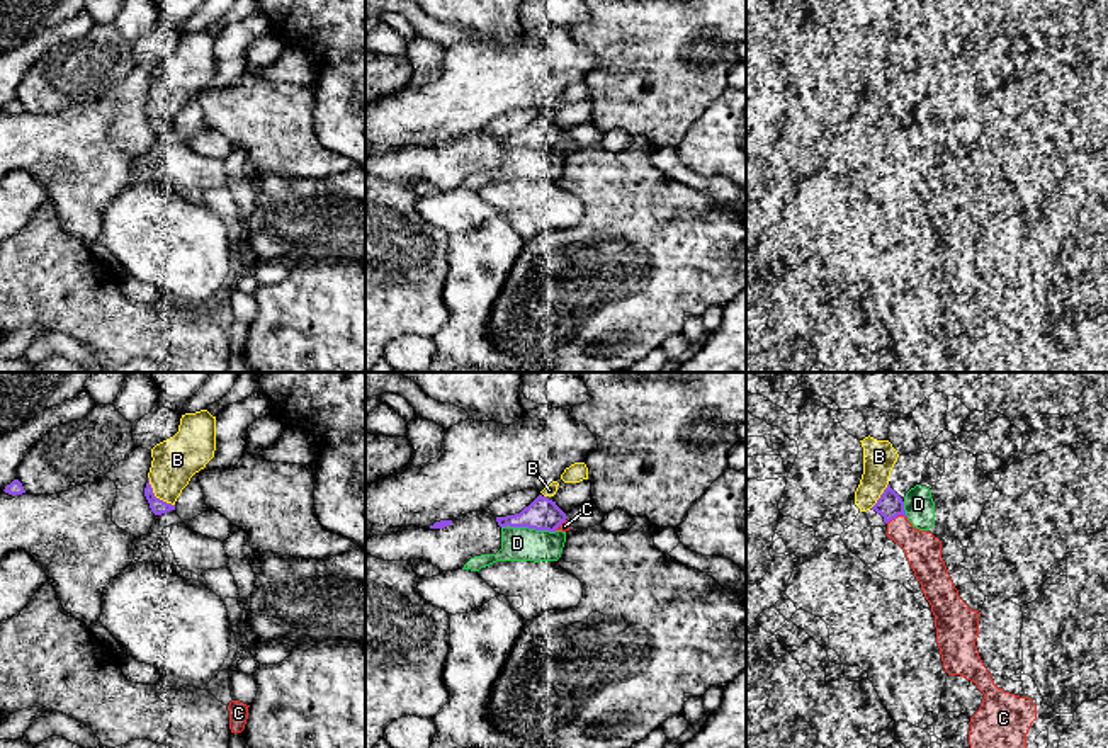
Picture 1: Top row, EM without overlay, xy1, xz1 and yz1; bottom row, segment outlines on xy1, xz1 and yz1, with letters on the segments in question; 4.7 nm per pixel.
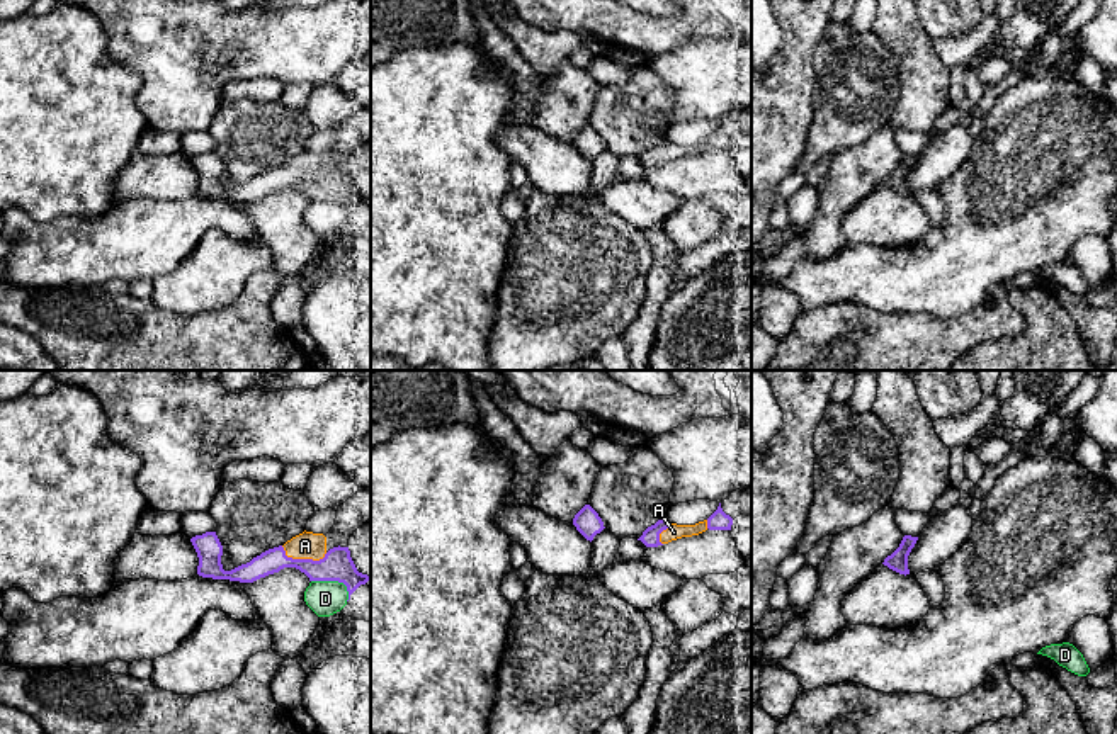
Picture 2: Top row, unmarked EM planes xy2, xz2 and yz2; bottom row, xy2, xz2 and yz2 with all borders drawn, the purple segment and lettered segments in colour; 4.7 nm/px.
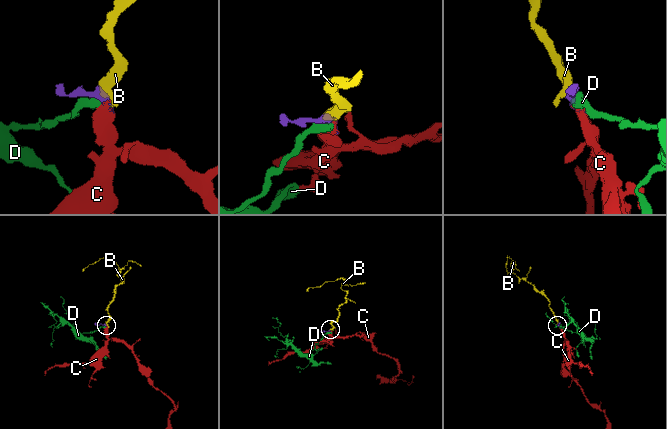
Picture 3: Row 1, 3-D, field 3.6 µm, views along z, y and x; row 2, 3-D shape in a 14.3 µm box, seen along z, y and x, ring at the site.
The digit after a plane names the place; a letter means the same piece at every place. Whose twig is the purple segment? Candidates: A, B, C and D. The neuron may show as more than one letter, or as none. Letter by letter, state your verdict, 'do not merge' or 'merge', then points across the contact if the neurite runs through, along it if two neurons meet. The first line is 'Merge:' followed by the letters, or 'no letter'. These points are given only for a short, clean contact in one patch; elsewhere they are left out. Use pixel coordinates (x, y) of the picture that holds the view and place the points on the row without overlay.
Merge: A, B, C
A: merge; way xy2 (337, 184), (303, 179), (305, 165)
B: merge
C: merge
D: do not merge

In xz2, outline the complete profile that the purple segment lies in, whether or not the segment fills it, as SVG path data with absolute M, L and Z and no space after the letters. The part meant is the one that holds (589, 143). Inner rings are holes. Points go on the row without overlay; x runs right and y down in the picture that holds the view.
M585 124L573 138L573 144L576 150L587 158L593 160L597 153L600 153L605 146L598 133L590 126Z

